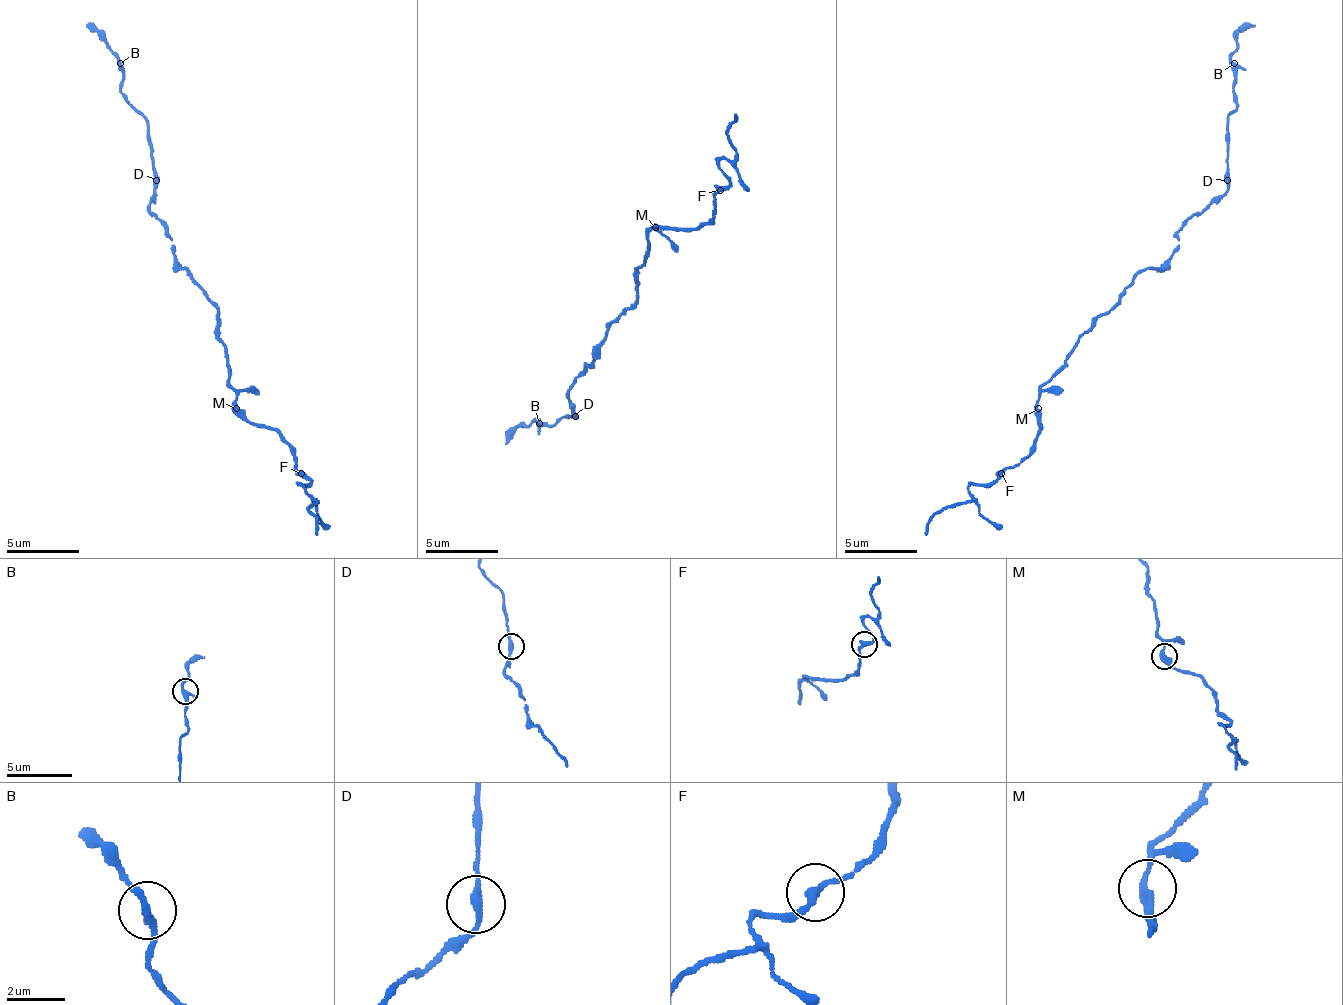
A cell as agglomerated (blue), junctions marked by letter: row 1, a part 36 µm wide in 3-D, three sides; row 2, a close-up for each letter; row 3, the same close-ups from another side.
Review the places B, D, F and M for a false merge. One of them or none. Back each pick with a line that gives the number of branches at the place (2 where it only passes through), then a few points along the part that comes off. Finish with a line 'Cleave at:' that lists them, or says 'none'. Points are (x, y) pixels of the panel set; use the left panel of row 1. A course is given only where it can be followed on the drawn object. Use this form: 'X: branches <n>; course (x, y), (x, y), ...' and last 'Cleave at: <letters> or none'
Cleave at: none

